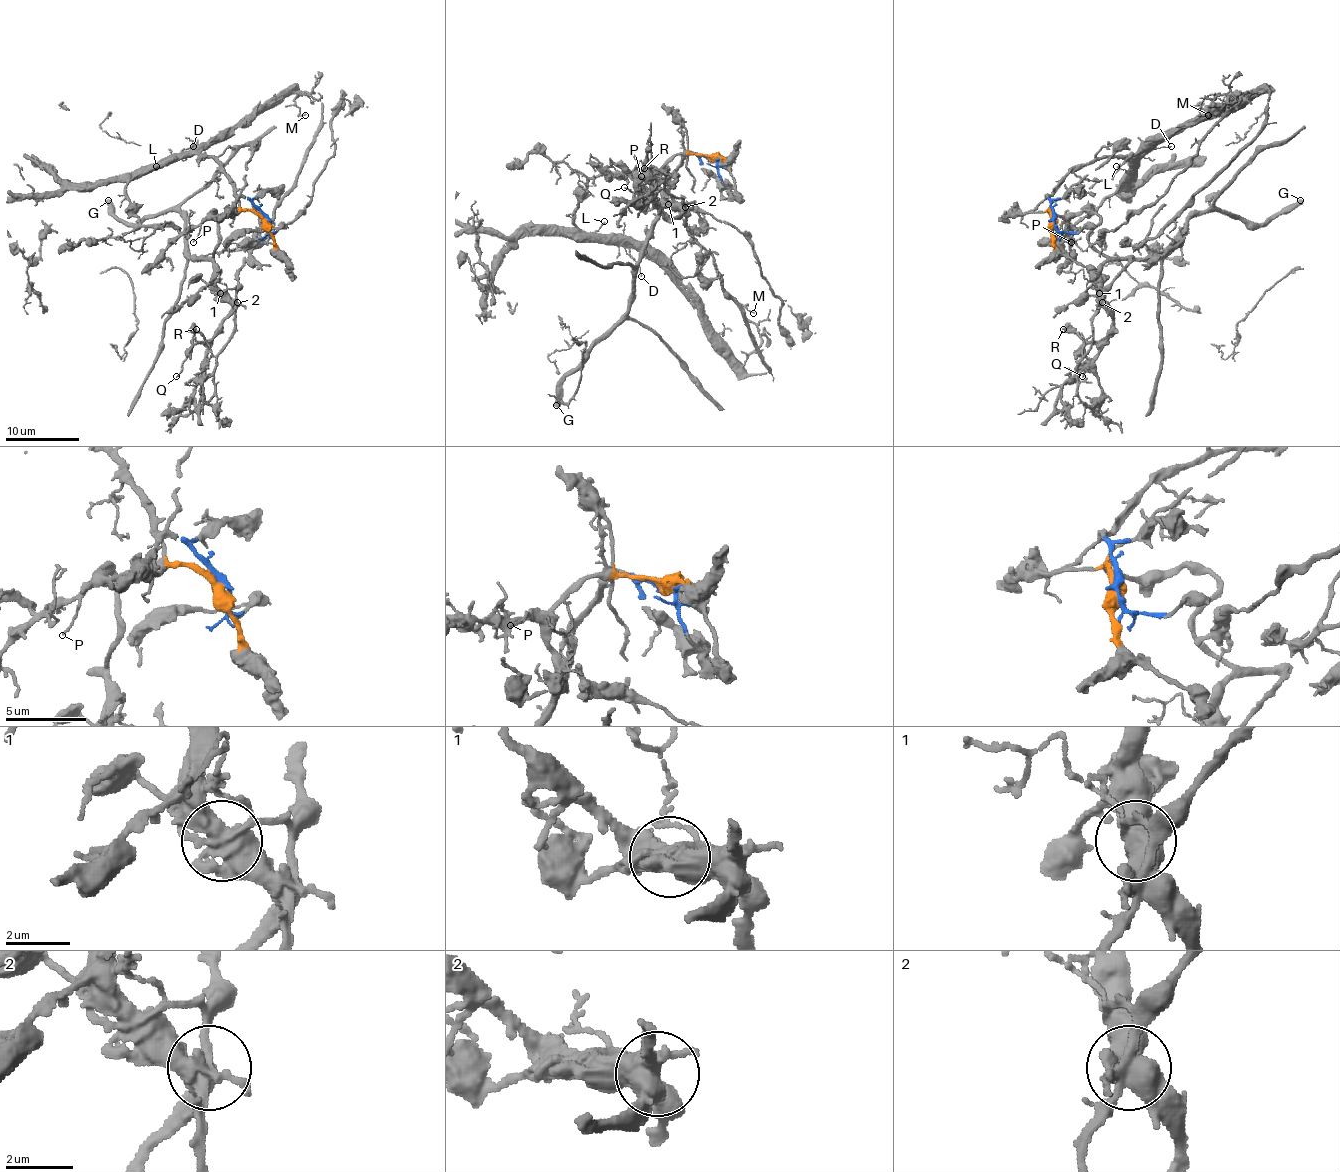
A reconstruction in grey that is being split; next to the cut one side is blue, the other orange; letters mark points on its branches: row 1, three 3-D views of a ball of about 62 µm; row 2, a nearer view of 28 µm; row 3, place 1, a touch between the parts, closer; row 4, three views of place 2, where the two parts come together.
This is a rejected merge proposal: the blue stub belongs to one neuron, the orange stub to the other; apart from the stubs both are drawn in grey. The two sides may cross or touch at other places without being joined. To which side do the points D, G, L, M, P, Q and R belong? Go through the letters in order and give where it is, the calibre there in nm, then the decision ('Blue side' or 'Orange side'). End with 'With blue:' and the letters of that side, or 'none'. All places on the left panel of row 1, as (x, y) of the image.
D: Place: (193, 146). Thickness 110 nm. Blue side
G: Place: (108, 200). Thickness 500 nm. Orange side
L: Place: (156, 166). Thickness 120 nm. Blue side
M: Place: (305, 115). Thickness 110 nm. Blue side
P: Place: (193, 242). Thickness 120 nm. Orange side
Q: Place: (176, 376). Thickness 150 nm. Orange side
R: Place: (196, 329). Thickness 360 nm. Blue side
With blue: D, L, M, R

